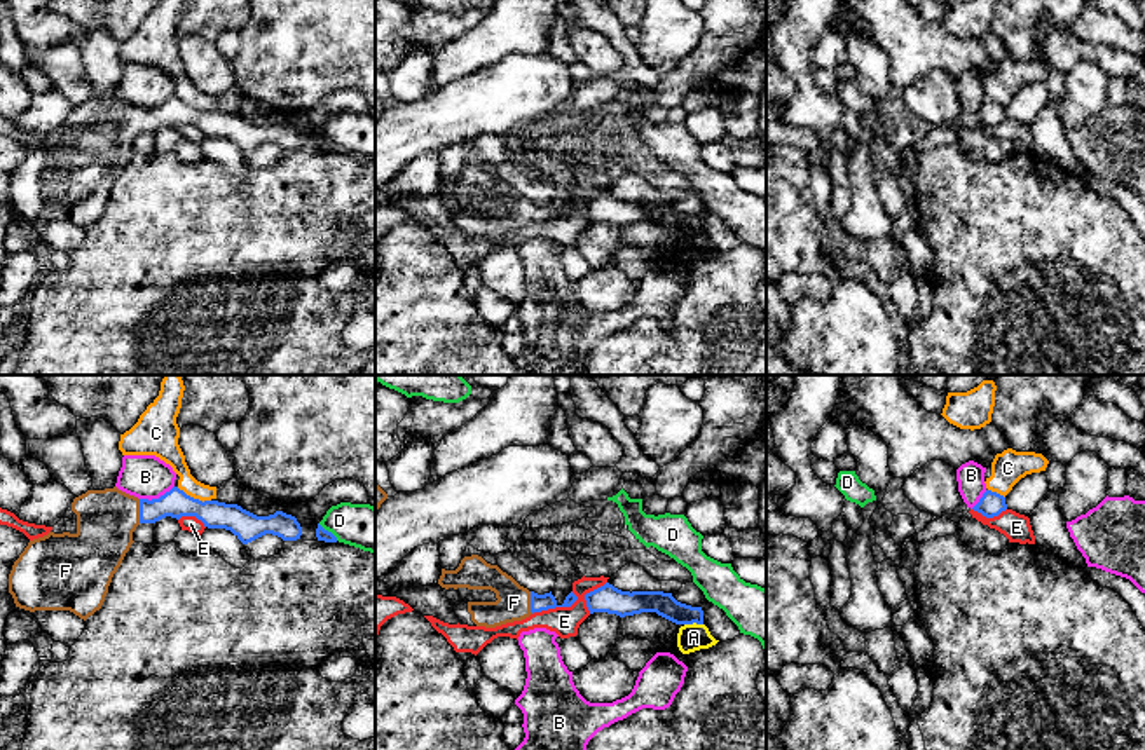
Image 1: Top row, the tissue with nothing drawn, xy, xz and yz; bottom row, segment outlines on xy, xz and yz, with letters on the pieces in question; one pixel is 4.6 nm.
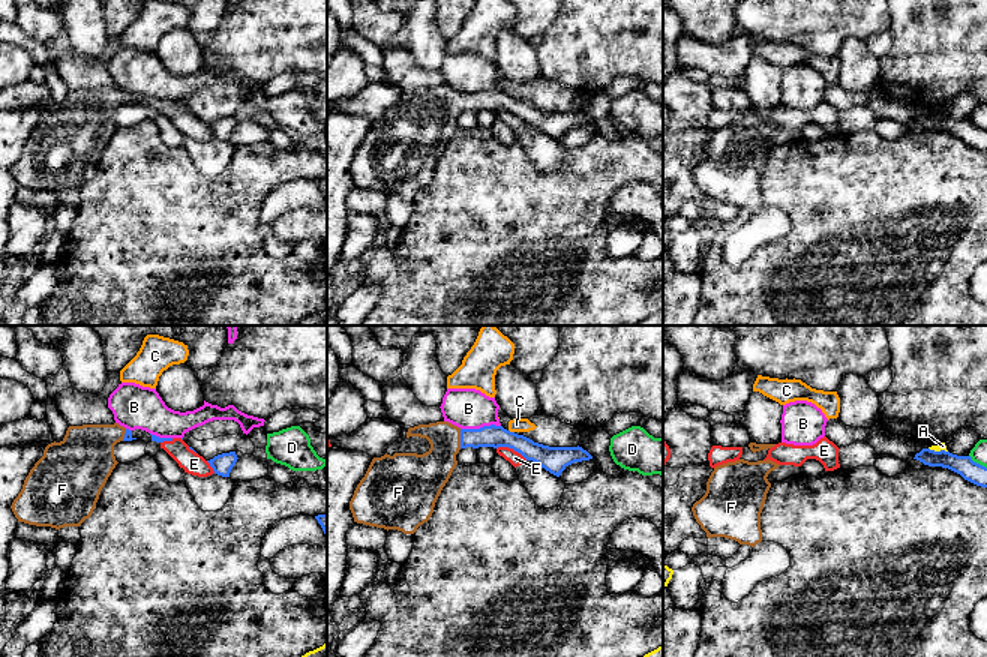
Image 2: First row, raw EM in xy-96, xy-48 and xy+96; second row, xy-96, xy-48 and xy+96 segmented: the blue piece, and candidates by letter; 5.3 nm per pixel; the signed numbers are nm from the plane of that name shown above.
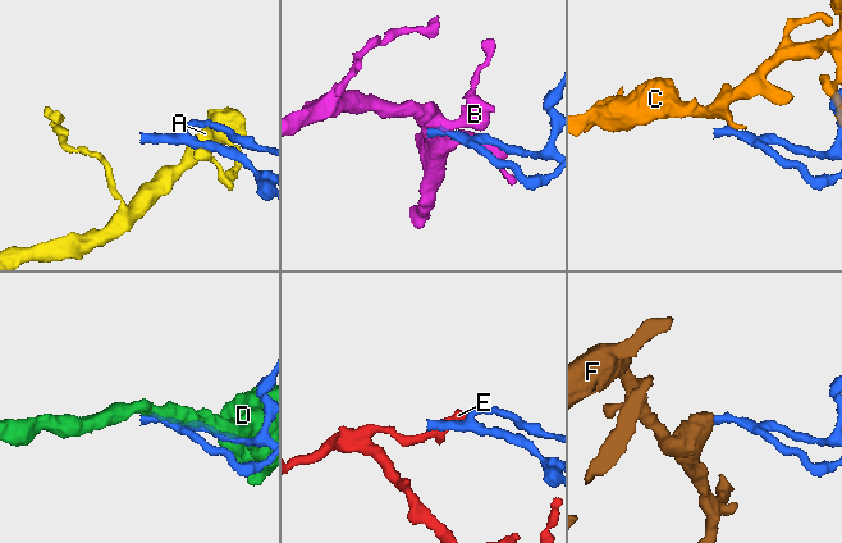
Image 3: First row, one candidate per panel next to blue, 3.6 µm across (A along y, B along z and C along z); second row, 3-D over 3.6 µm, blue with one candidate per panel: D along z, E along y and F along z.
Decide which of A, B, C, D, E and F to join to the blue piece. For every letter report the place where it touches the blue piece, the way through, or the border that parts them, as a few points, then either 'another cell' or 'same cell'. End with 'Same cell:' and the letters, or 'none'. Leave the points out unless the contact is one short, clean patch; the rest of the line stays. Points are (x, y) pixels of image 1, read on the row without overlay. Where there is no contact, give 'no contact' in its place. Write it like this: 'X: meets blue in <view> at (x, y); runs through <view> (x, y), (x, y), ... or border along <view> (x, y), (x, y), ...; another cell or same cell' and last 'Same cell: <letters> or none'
A: meets blue in xz at (693, 231); border along xz (702, 232), (685, 234); another cell
B: meets blue in xy at (156, 109); border along xy (173, 95), (157, 107), (140, 109); another cell
C: meets blue in xy at (192, 107); border along xy (177, 96), (194, 107), (210, 110); another cell
D: meets blue in xy at (327, 140); another cell
E: meets blue in xz at (555, 215); another cell
F: meets blue in xy at (140, 121); same cell
Same cell: F

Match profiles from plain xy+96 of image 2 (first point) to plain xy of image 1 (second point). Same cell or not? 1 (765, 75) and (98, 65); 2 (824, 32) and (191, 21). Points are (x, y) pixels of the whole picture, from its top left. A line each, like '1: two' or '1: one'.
1: one
2: one

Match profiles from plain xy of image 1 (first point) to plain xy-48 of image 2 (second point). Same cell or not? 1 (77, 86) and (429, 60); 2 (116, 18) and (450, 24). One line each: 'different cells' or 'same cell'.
1: different cells
2: same cell

